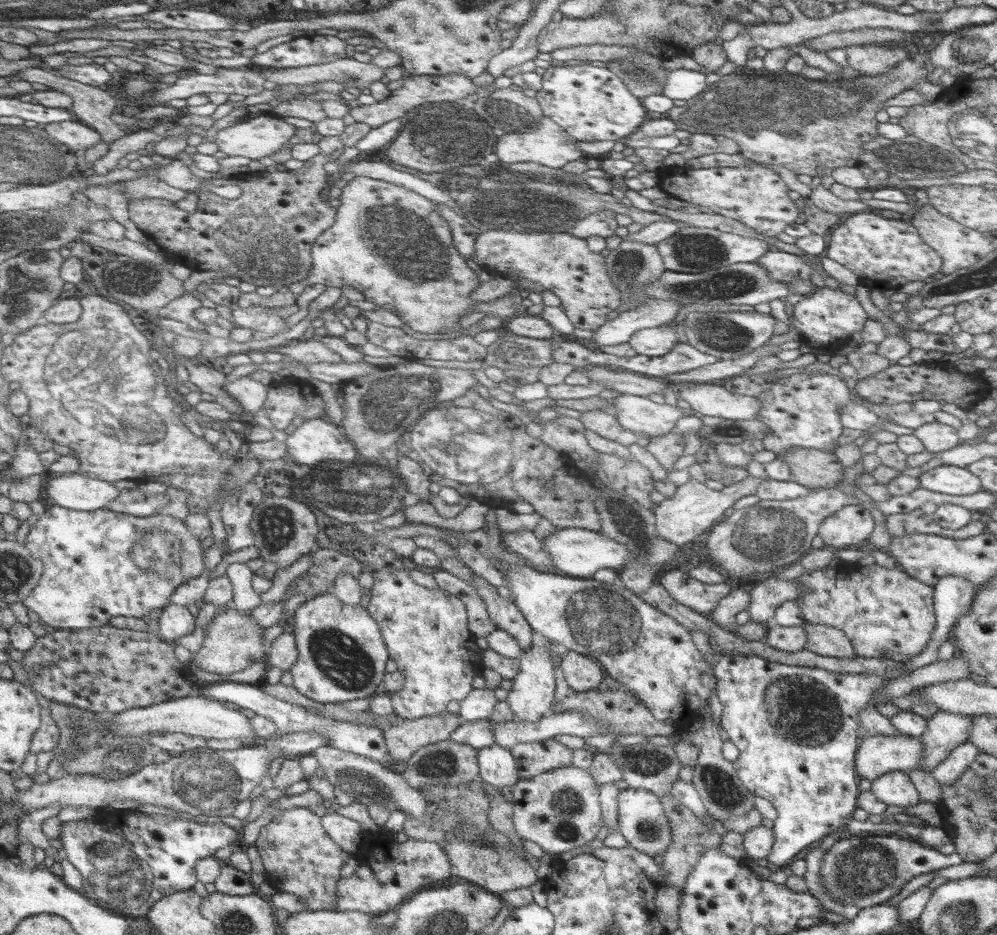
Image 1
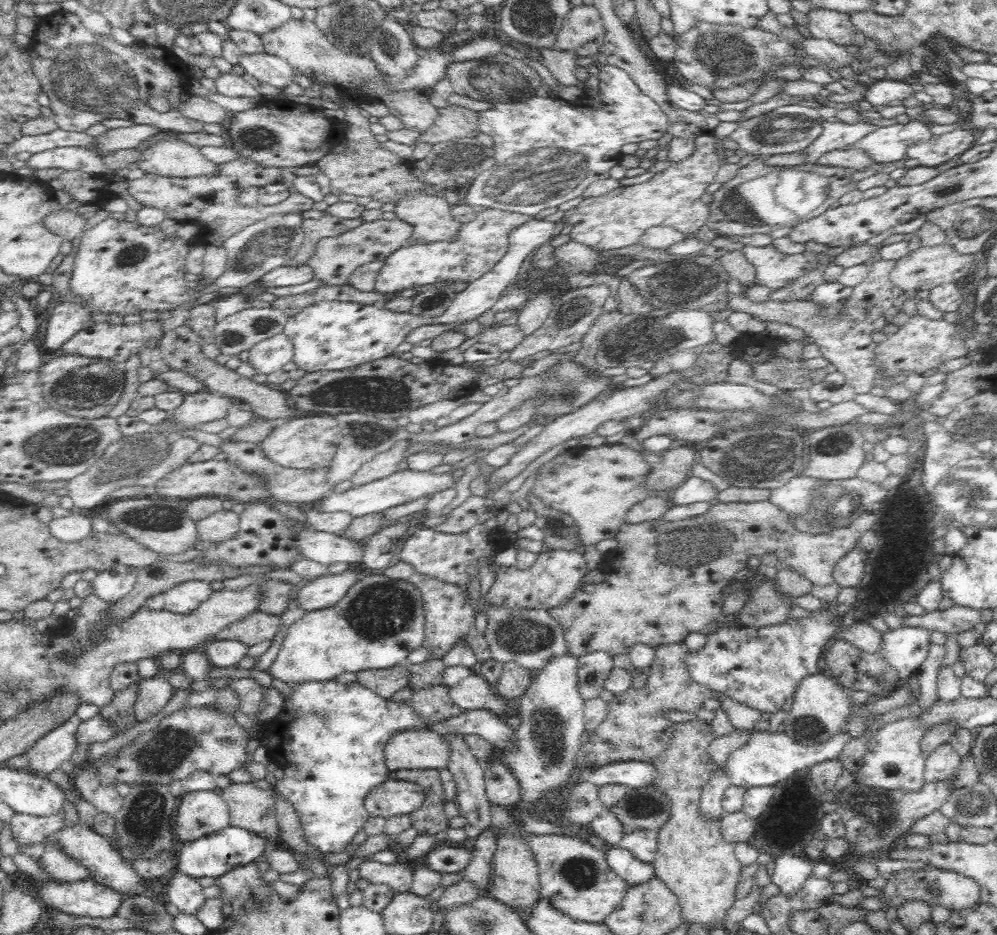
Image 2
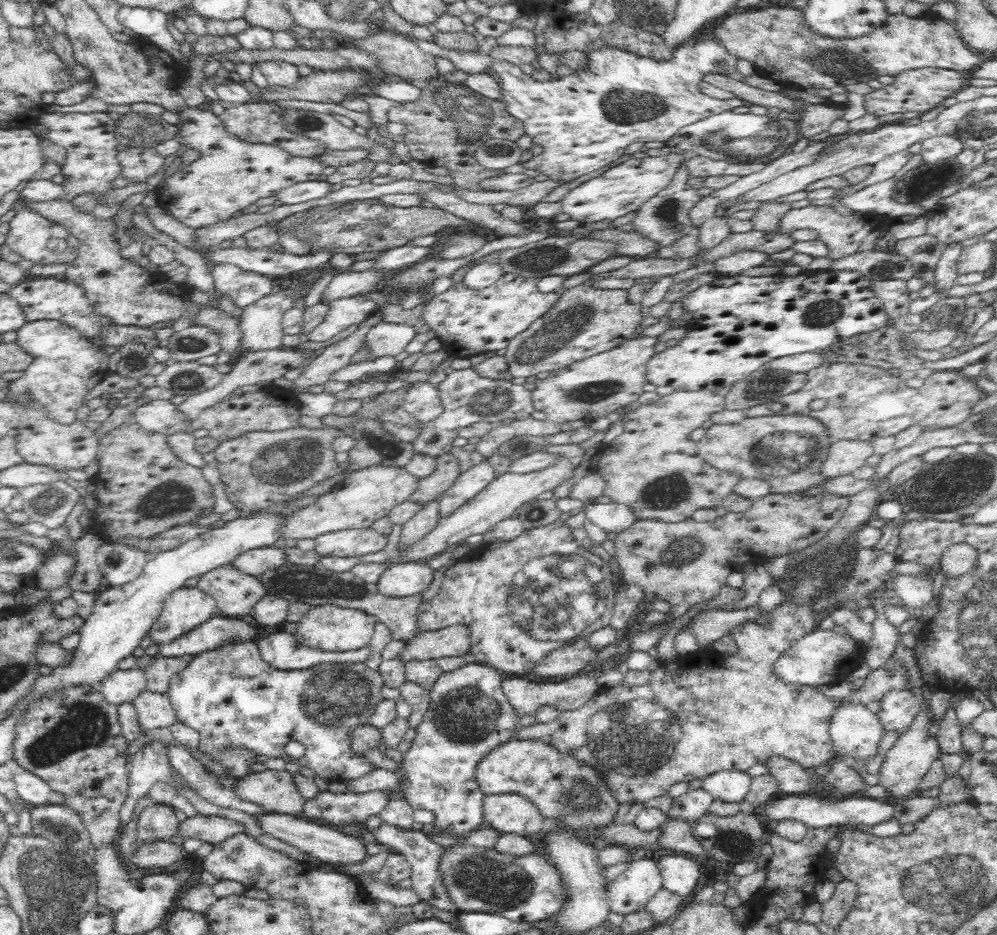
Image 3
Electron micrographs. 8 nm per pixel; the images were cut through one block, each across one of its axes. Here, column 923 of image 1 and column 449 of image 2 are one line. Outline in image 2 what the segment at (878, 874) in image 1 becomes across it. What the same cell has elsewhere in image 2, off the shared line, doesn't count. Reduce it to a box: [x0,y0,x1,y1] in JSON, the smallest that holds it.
[424,846,470,875]

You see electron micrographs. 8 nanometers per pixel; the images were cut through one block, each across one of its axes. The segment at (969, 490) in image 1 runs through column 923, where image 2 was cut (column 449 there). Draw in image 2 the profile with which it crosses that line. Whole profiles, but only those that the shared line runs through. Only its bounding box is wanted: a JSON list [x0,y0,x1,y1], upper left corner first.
[305,469,455,518]

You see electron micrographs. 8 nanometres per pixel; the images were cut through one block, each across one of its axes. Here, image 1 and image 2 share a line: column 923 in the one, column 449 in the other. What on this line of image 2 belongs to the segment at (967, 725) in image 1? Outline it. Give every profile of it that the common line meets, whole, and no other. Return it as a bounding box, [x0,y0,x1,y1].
[443,735,492,828]

